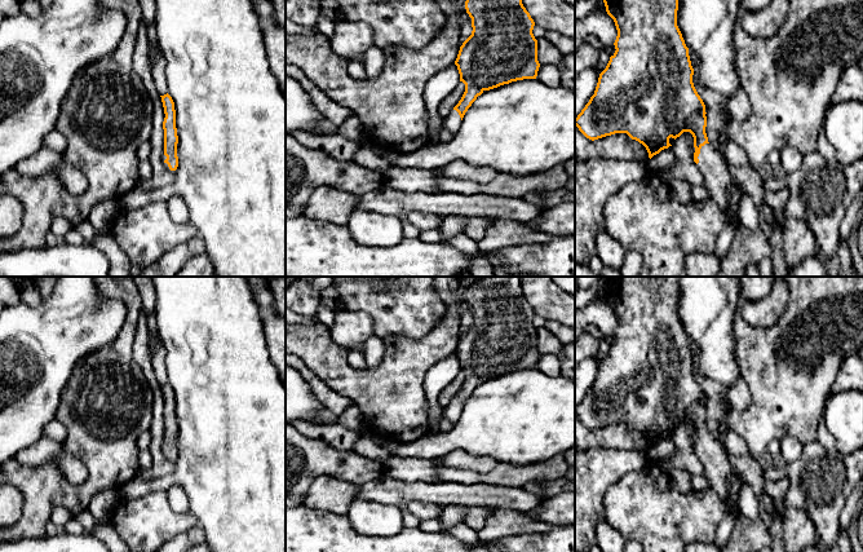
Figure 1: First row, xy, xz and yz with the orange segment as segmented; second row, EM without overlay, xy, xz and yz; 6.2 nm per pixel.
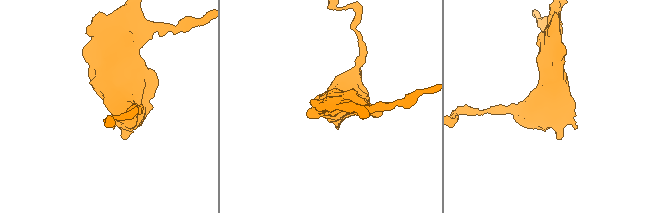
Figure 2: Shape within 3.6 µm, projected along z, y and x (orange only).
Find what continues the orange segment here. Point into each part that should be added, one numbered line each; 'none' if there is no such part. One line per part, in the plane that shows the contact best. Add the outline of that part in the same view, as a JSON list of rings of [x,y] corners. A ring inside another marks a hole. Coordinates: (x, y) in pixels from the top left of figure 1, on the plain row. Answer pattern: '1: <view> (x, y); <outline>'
1: yz (715, 460); [[[705,433],[700,438],[698,449],[698,458],[704,467],[709,487],[720,495],[725,513],[738,513],[729,503],[729,480],[733,469],[722,446],[712,437],[711,433]]]

